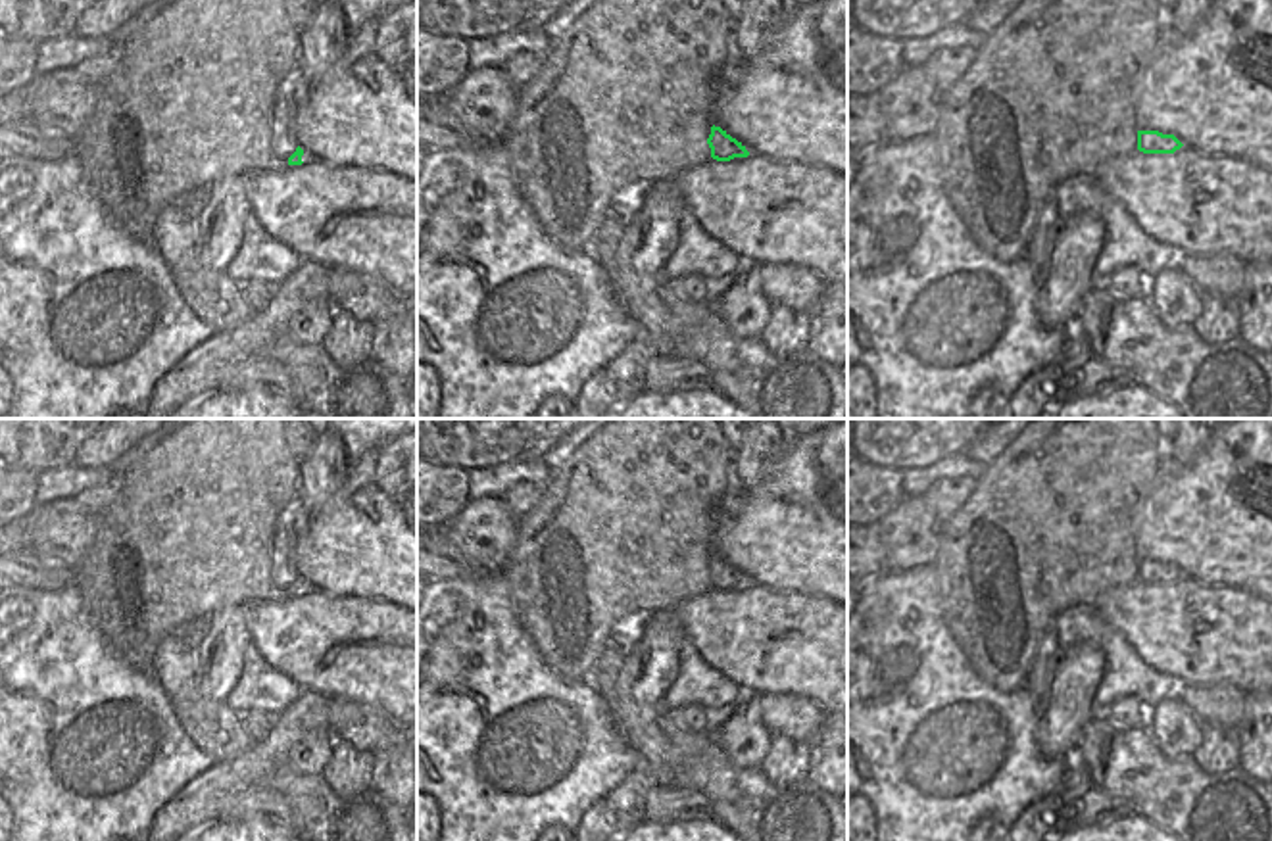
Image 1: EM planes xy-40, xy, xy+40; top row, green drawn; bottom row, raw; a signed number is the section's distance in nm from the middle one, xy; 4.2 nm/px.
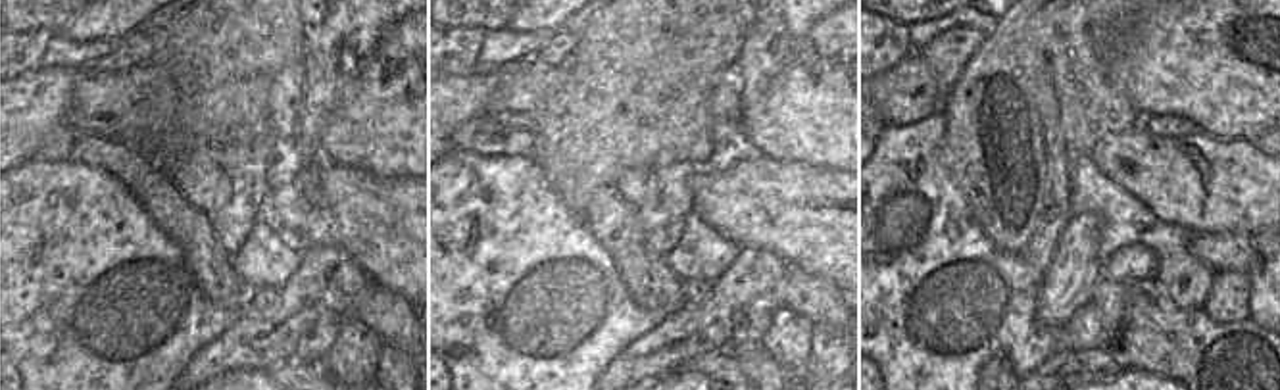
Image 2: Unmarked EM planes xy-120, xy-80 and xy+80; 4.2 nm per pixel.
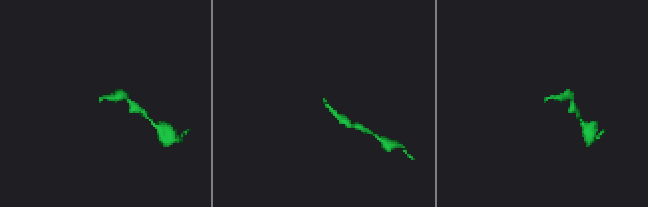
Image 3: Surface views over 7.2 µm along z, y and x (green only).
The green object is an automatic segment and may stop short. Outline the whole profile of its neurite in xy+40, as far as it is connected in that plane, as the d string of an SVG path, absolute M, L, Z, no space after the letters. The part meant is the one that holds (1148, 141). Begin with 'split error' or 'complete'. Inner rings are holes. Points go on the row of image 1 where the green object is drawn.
complete | M1137 131L1137 150L1143 154L1174 154L1184 144L1174 134Z

